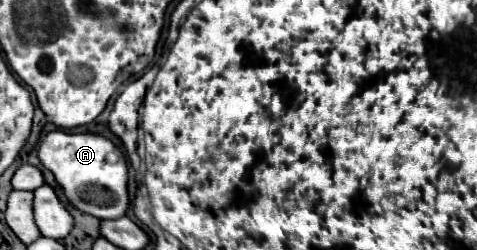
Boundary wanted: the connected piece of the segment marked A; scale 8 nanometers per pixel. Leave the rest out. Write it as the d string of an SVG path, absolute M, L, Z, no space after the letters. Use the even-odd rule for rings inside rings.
M50 131L38 143L38 159L54 173L72 207L98 219L118 219L128 209L128 167L122 151L100 135Z

